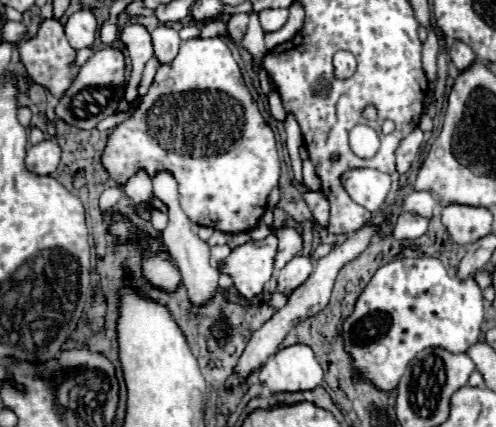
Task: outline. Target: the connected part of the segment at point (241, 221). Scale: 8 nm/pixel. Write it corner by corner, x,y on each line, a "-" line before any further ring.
196,37
196,39
190,39
190,41
182,41
180,43
180,53
176,55
176,59
172,63
168,63
168,65
160,65
158,67
156,77
154,77
148,93
144,95
142,103
134,109
134,113
130,115
130,119
126,119
124,123
120,123
114,129
114,133
110,135
108,145
104,149
104,155
102,155
102,161
104,161
104,167
110,173
110,177
116,179
122,185
124,185
124,181
128,181
134,175
134,169
144,169
150,175
156,175
162,169
170,171
176,177
176,181
178,181
180,205
182,205
184,213
188,215
188,219
194,221
194,223
198,223
198,225
212,227
212,229
224,231
224,233
242,233
242,231
254,229
258,225
260,217
266,211
266,203
268,203
270,191
276,189
278,187
278,181
280,181
280,159
278,159
278,151
276,151
274,133
272,133
270,125
264,121
264,117
260,115
260,111
256,107
256,101
252,99
252,95
248,93
248,89
246,89
246,85
242,81
238,63
234,61
228,45
220,37
212,37
212,39
200,39
200,37

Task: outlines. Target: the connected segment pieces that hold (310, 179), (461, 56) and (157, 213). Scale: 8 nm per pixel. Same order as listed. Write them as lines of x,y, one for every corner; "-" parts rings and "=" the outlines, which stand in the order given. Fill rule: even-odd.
308,159
304,161
304,185
310,191
320,191
320,177
316,175
312,161
308,161
=
454,39
454,41
450,43
450,59
452,59
452,63
454,63
460,71
464,71
464,69
468,69
468,67
474,63
476,55
472,53
472,49
470,49
468,45
464,45
462,41
=
150,207
150,209
148,209
148,213
150,213
152,227
154,227
156,231
162,231
162,229
164,229
164,225
166,225
166,221
168,221
166,213
164,213
164,211
160,211
160,209
156,209
156,207

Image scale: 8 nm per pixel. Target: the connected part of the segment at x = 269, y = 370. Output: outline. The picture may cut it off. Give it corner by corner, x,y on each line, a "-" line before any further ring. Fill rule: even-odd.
290,345
278,349
260,369
260,381
272,391
304,391
322,383
324,371
308,345

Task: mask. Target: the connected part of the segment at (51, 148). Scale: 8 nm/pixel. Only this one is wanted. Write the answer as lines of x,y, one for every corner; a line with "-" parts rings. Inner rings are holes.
44,139
38,145
32,145
26,155
26,165
32,173
50,175
60,165
62,149
56,139

